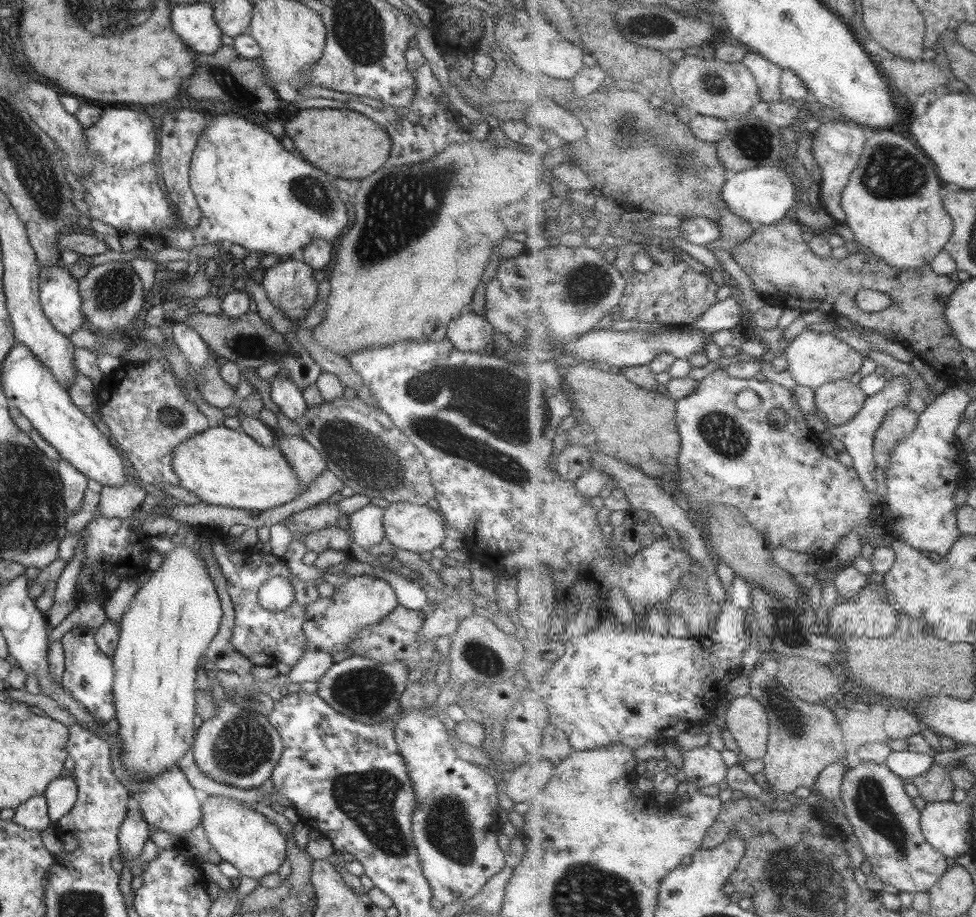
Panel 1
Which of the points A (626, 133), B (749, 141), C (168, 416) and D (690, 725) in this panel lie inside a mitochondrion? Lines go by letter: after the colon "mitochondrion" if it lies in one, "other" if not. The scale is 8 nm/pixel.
A: mitochondrion
B: mitochondrion
C: mitochondrion
D: other

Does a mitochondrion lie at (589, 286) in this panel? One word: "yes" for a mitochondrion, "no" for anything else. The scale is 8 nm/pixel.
yes

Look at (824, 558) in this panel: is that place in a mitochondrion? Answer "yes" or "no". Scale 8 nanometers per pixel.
no

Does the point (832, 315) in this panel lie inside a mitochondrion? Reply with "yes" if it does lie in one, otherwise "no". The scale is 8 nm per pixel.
no

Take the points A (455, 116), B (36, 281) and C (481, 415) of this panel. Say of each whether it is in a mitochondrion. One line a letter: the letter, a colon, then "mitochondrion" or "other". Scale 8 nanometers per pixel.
A: other
B: other
C: mitochondrion

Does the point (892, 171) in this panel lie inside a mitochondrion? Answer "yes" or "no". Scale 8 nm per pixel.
yes

